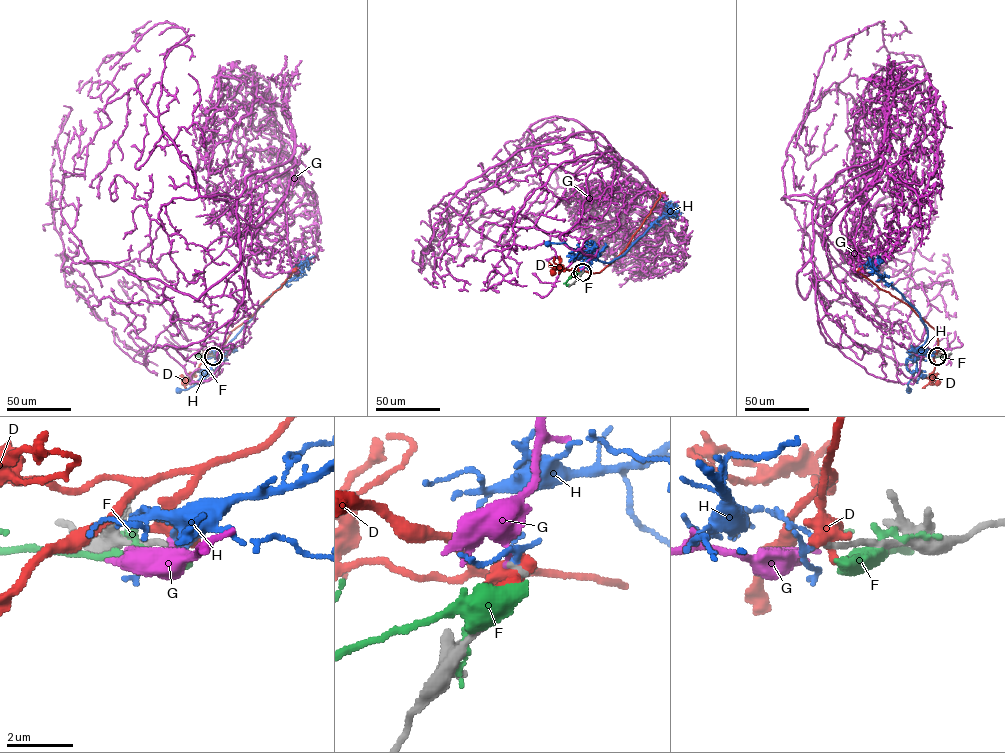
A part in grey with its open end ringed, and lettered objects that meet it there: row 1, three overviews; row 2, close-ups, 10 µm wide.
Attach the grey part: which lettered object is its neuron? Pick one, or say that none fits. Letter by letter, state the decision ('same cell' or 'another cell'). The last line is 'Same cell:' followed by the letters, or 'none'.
D: another cell
F: another cell
G: another cell
H: another cell
Same cell: none

